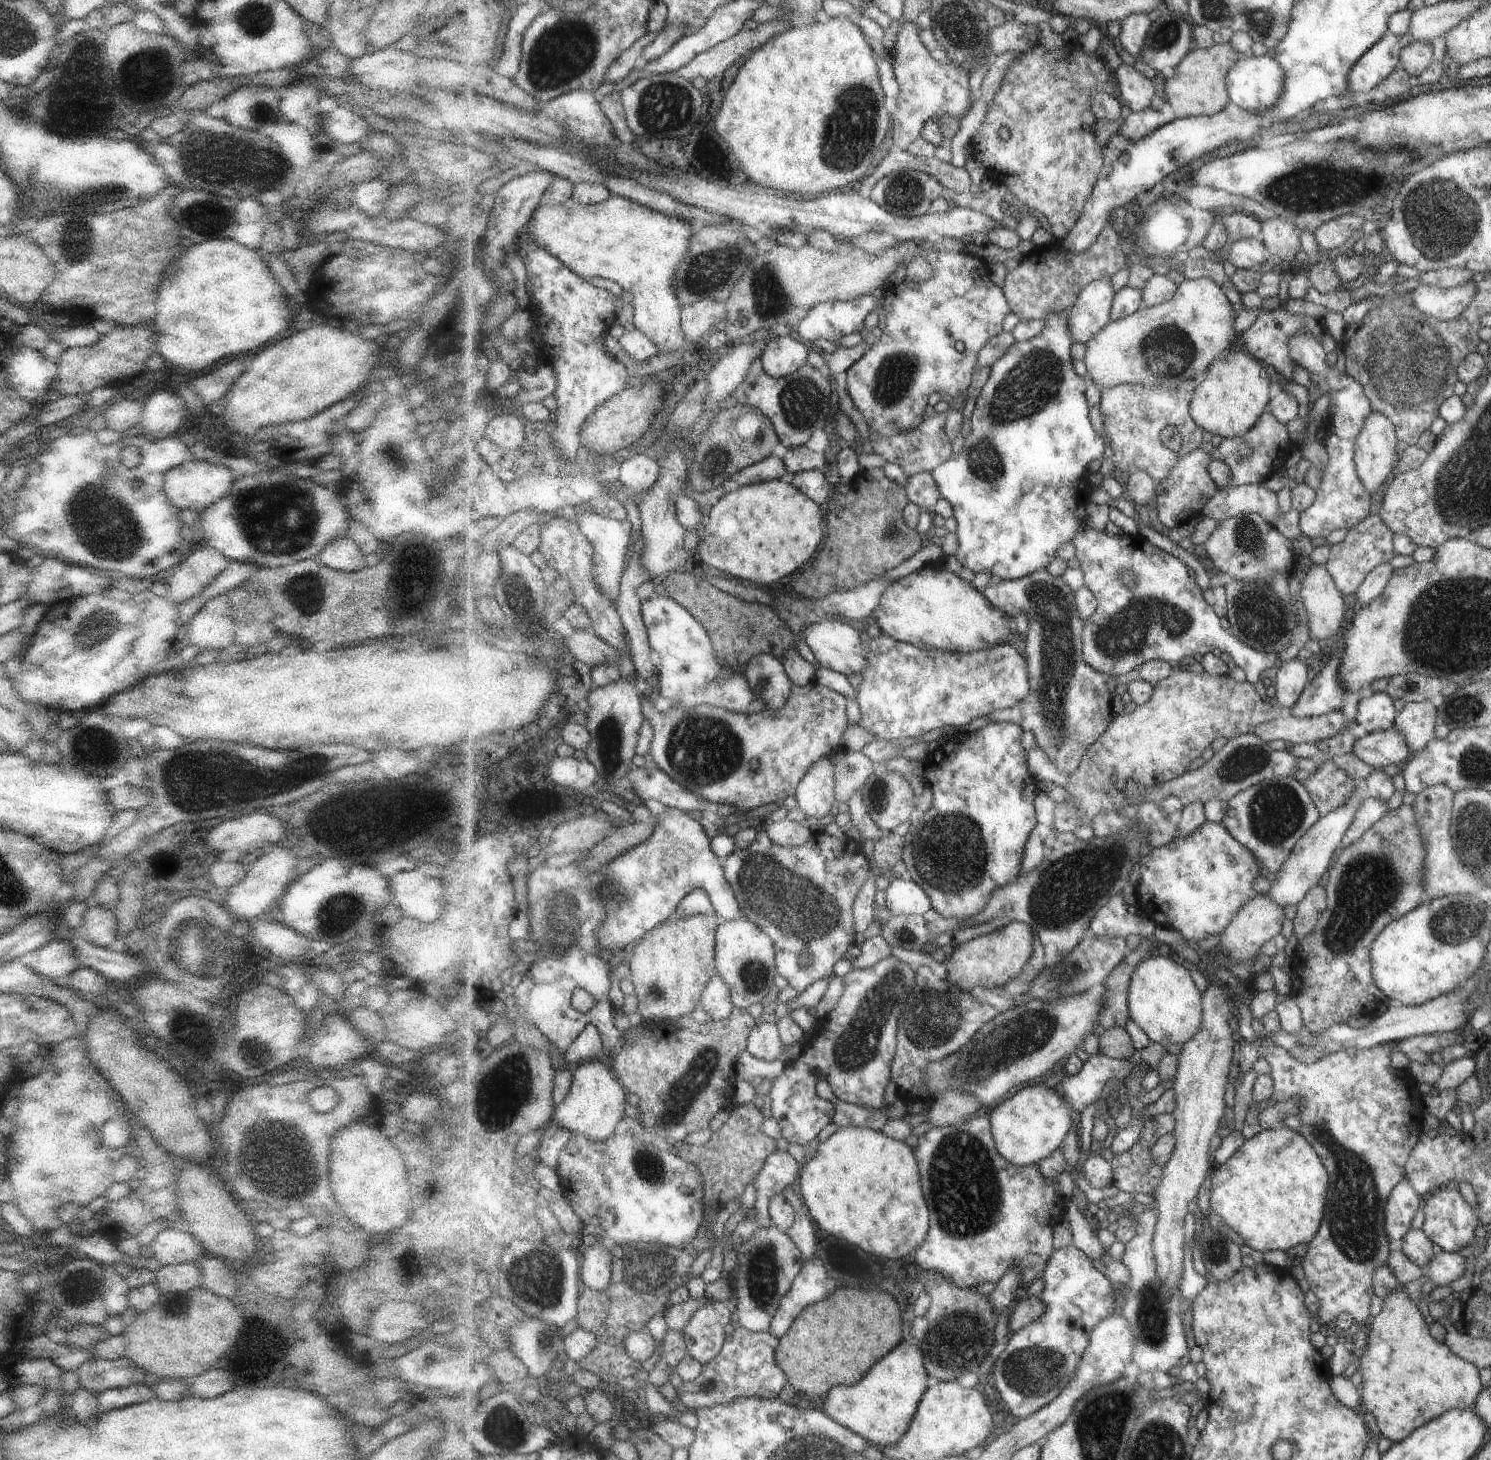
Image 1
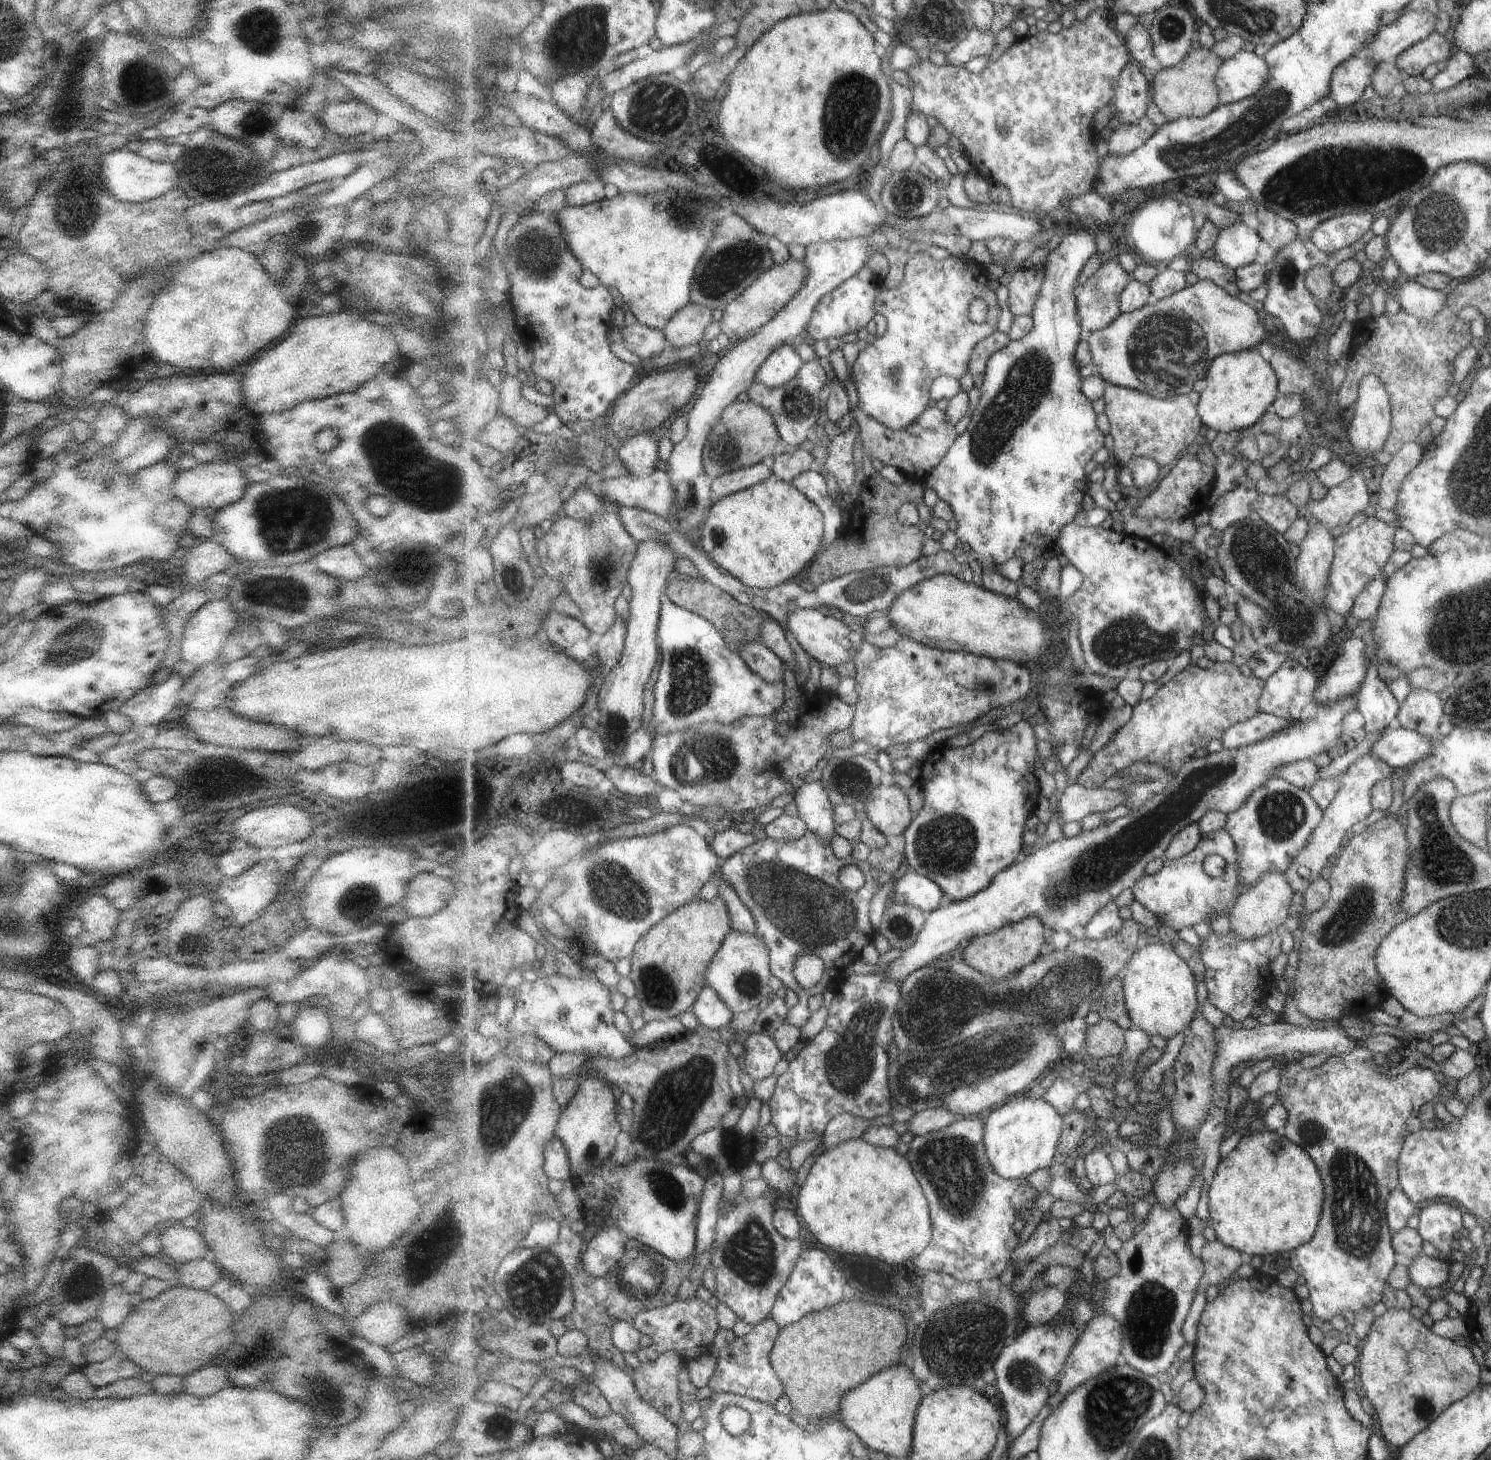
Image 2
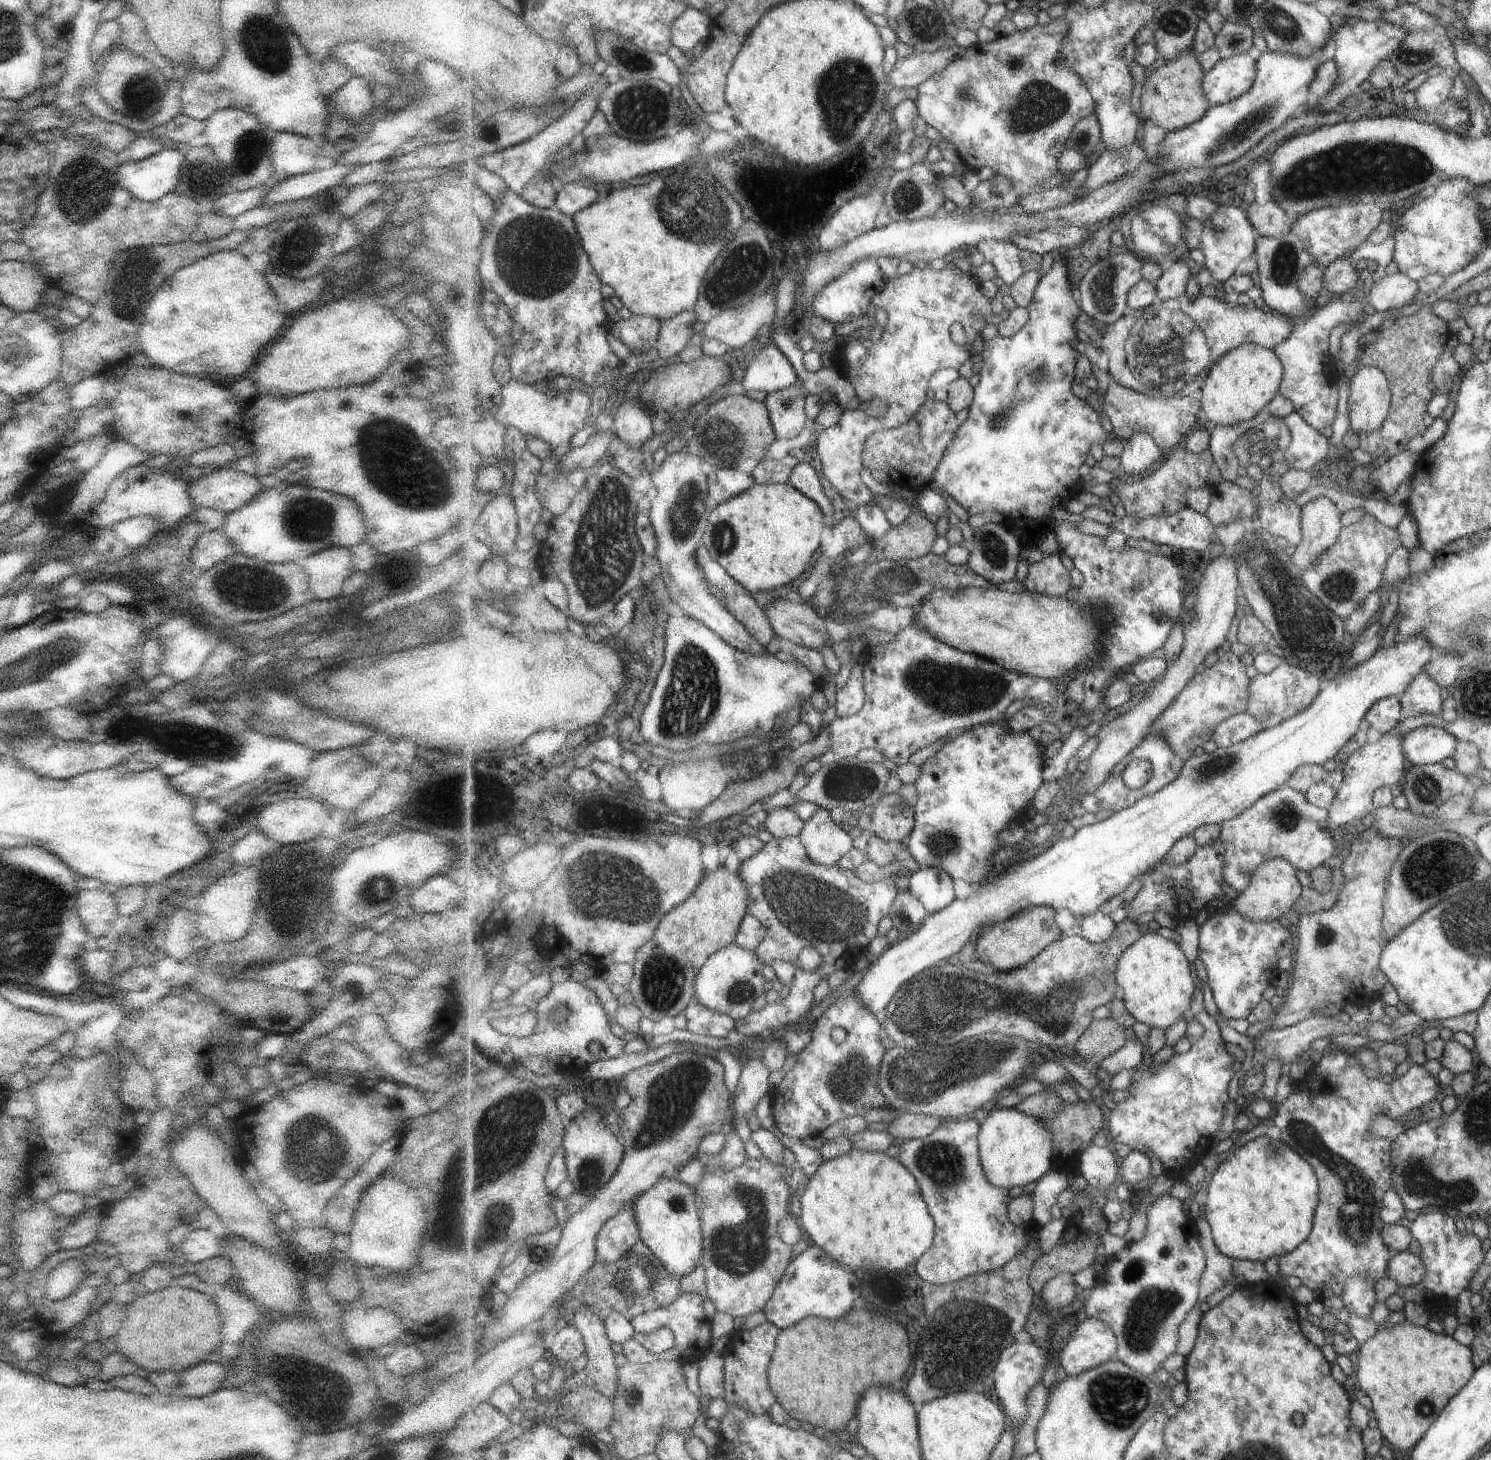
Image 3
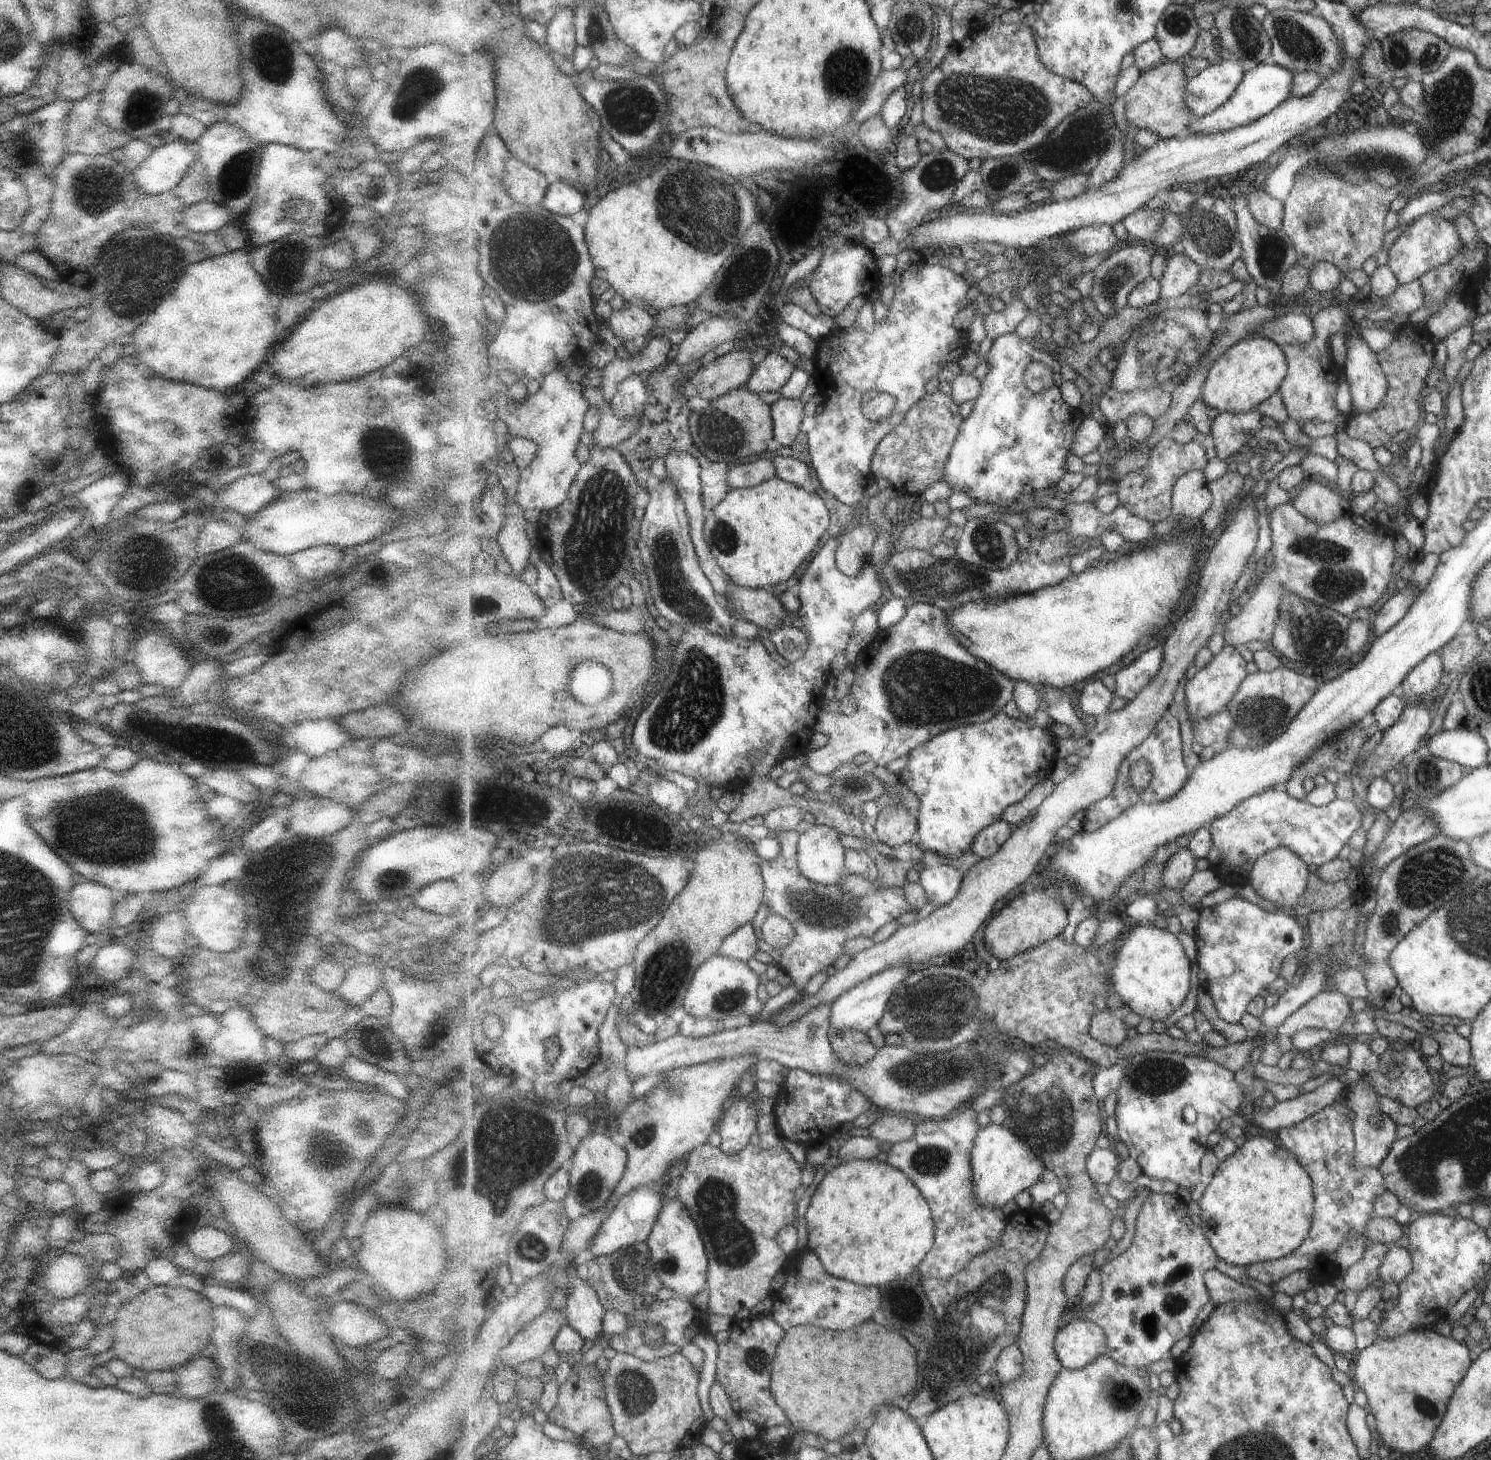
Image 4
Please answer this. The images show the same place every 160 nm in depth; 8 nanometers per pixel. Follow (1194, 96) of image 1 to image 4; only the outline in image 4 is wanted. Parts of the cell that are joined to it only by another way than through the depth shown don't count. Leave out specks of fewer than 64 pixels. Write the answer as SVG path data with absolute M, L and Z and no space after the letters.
M1185 60L1165 61L1141 73L1137 82L1124 95L1125 116L1139 130L1152 130L1162 139L1181 136L1188 131L1193 118L1186 92L1190 81L1184 67Z

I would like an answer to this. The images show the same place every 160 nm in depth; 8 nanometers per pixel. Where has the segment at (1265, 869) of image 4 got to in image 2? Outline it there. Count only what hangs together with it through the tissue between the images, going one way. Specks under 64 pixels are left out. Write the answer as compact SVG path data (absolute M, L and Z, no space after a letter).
M1267 871L1251 888L1243 893L1229 914L1230 928L1244 939L1263 936L1283 926L1290 916L1290 908L1295 896L1288 876L1281 871Z

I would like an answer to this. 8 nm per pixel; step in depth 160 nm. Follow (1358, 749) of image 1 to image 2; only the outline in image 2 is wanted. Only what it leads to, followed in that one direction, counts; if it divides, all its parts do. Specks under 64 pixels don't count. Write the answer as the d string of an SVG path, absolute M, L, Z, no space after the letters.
M1385 728L1374 744L1369 755L1385 761L1398 773L1431 754L1432 736L1422 735L1416 730L1406 728Z

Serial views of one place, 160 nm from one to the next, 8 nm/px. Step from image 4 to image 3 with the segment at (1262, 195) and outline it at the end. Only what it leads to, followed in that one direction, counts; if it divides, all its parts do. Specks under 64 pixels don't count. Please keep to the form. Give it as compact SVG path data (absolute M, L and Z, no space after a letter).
M1271 200L1265 204L1253 201L1246 210L1251 224L1263 236L1280 237L1291 232L1294 218L1277 202Z

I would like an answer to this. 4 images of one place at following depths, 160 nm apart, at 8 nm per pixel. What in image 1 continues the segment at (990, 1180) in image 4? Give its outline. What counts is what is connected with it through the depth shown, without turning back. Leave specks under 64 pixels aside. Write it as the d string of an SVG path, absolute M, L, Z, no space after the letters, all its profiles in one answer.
M1033 1083L1033 1086L1026 1086L1018 1090L1011 1098L1006 1098L999 1105L991 1109L990 1121L992 1122L992 1135L996 1147L1003 1158L1019 1166L1037 1165L1039 1160L1051 1156L1057 1148L1064 1144L1065 1137L1071 1132L1073 1125L1077 1122L1077 1115L1063 1098L1057 1088L1047 1088L1041 1083Z

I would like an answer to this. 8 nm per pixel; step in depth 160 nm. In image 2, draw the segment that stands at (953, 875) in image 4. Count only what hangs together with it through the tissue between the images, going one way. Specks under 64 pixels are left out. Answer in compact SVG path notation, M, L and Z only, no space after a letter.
M917 872L907 873L895 882L892 901L932 913L942 906L944 892L933 879Z

